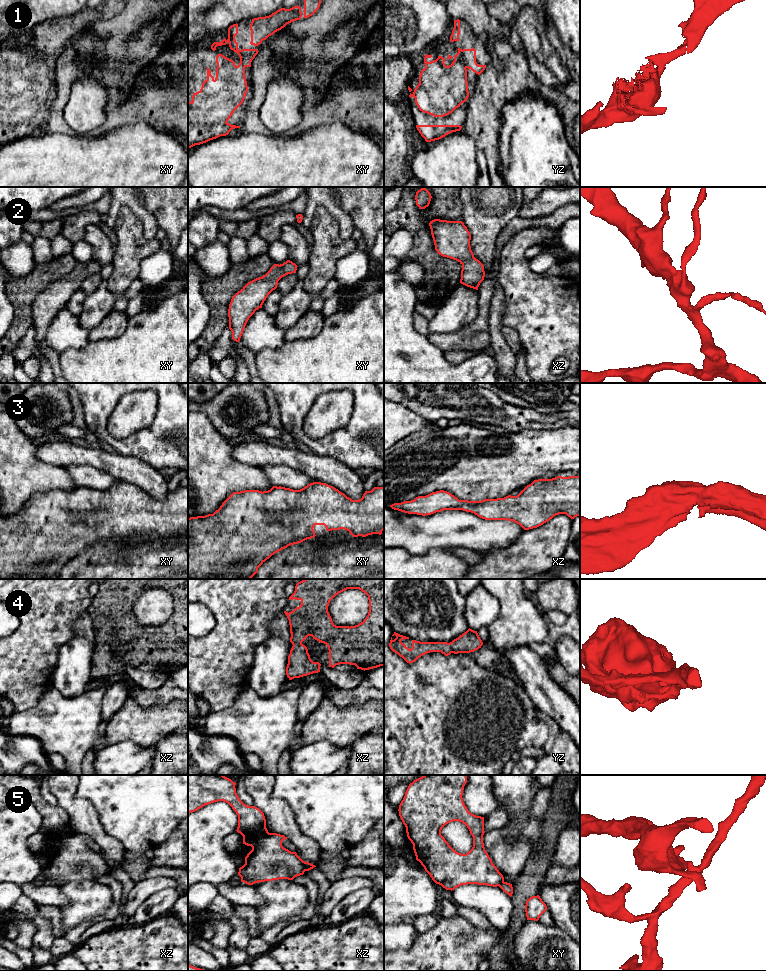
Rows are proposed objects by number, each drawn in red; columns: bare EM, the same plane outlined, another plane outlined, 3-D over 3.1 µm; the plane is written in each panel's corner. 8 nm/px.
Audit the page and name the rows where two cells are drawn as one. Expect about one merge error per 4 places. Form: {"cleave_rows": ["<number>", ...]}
{"cleave_rows": ["5"]}

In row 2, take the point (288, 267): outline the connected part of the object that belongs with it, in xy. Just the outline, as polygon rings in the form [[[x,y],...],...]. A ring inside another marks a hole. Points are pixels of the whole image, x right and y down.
[[[290,260],[280,265],[274,264],[265,275],[248,282],[232,297],[228,317],[234,341],[240,341],[249,318],[262,308],[268,295],[277,288],[278,281],[288,274],[296,273],[297,267]]]

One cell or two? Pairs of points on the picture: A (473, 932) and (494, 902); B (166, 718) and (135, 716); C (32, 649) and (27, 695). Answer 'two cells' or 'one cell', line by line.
A: two cells
B: one cell
C: one cell

